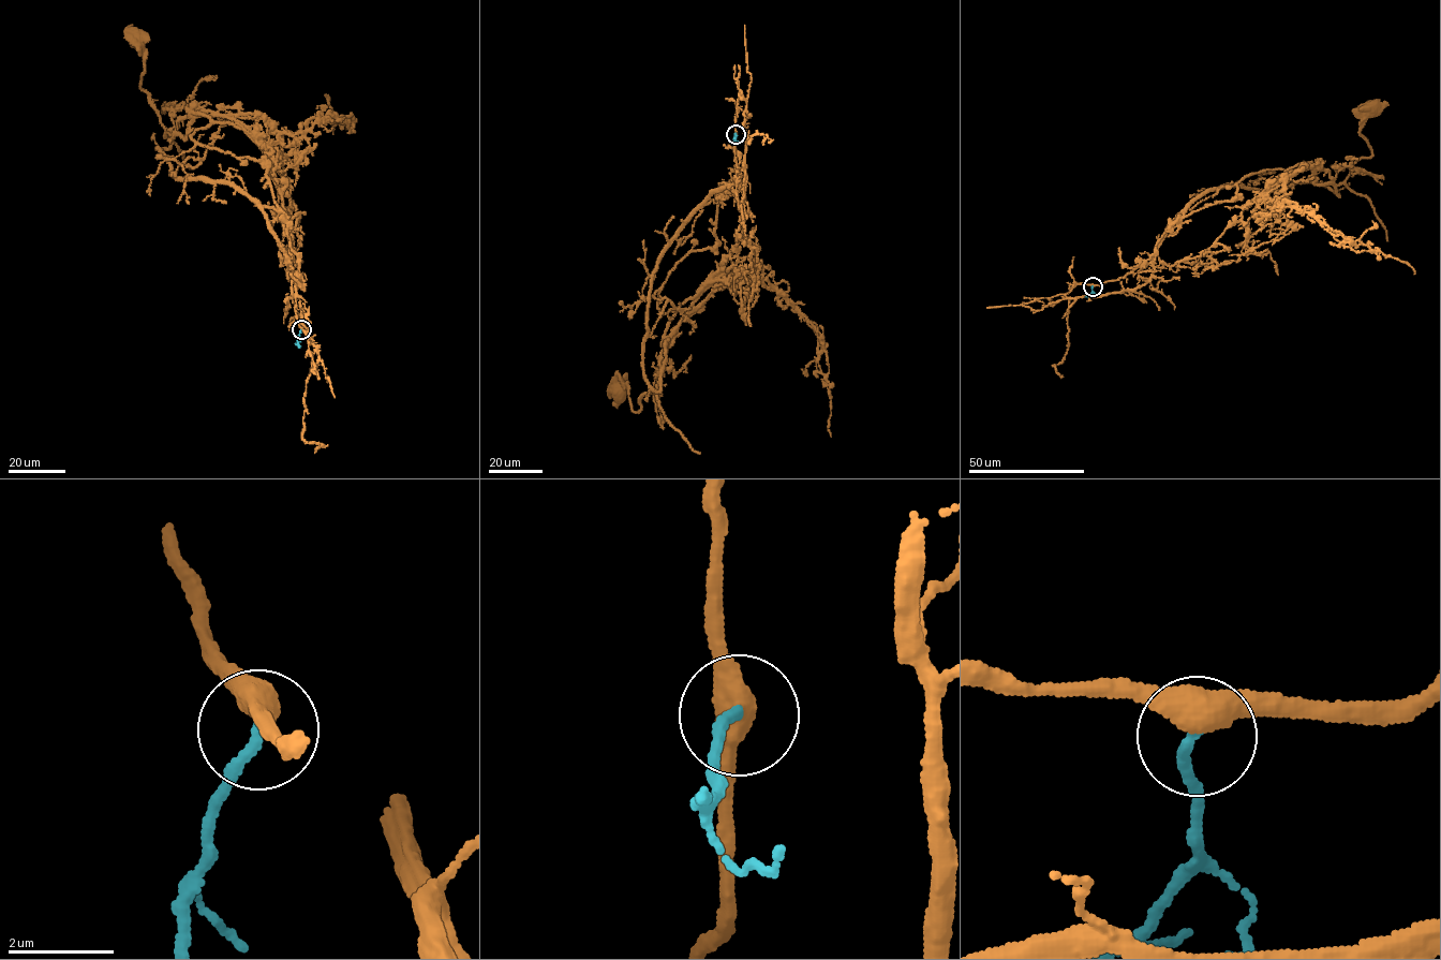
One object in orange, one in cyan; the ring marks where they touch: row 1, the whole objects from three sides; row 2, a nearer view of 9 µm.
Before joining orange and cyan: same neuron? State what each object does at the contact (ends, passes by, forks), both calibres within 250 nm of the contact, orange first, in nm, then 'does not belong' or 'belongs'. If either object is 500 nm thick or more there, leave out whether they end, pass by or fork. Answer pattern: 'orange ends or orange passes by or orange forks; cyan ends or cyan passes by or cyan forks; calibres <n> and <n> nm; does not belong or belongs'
orange passes by; cyan ends; calibres 460 and 200 nm; belongs

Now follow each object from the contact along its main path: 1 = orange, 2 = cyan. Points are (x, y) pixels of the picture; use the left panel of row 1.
1: (301, 329), (294, 271), (262, 209), (228, 181), (172, 174), (157, 147), (173, 136), (139, 87), (136, 43)
2: (301, 329), (299, 348)

